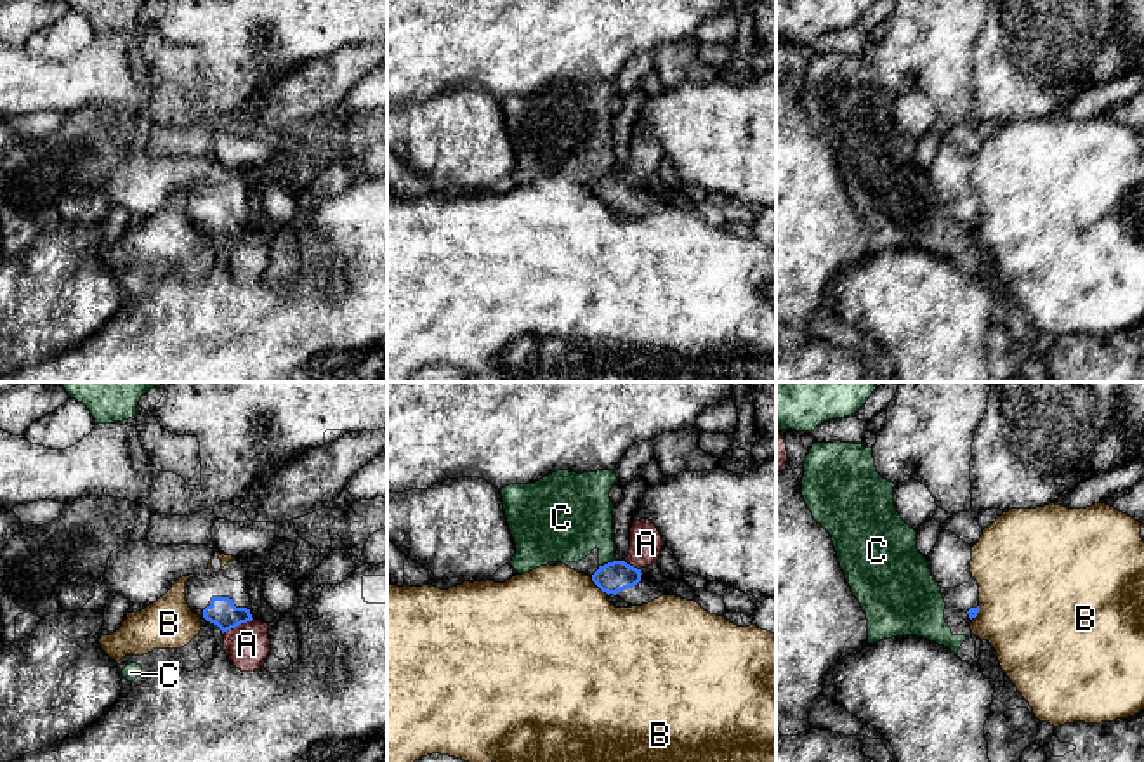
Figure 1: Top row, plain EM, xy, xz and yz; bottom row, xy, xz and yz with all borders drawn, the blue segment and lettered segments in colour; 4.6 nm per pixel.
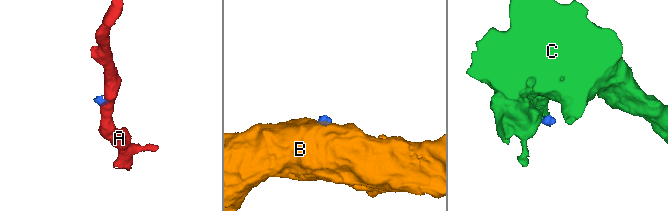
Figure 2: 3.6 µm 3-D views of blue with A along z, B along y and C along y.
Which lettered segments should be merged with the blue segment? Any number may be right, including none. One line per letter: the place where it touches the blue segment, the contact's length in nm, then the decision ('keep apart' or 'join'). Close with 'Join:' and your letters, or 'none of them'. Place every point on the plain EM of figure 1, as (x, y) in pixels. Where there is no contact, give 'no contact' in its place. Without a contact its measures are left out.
A: xy (238, 235) | 140 nm | keep apart
B: xz (599, 198) | 120 nm | keep apart
C: xz (608, 174) | 90 nm | keep apart
Join: none of them

